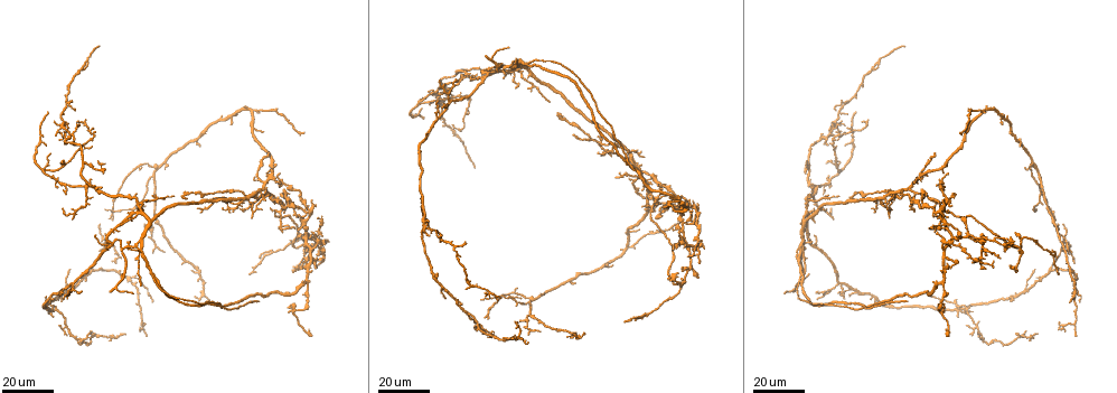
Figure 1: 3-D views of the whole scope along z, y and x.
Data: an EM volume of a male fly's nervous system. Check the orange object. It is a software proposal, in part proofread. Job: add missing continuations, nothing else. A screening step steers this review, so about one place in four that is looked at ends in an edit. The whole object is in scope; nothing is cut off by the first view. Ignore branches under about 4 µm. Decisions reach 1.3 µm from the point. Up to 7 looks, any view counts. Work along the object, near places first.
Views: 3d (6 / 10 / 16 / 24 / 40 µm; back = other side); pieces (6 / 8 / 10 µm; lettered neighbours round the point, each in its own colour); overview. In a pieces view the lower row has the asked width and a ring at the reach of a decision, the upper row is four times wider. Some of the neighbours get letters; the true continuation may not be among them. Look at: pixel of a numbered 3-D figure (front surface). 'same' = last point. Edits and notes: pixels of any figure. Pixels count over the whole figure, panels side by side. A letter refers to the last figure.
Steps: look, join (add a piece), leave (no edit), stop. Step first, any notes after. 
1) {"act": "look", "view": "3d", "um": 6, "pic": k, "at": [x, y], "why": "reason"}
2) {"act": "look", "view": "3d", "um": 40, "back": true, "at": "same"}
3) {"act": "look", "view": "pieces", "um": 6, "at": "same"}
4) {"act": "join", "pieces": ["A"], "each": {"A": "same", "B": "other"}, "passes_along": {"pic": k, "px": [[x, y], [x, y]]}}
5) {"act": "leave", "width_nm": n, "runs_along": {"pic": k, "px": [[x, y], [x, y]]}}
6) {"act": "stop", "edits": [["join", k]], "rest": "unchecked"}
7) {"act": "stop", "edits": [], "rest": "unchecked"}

{"act": "look", "view": "3d", "um": 16, "pic": 1, "at": [110, 290], "why": "branch stops here"}

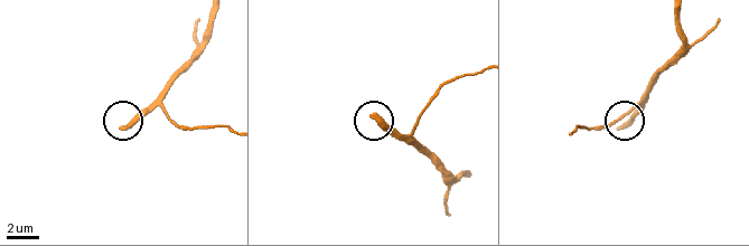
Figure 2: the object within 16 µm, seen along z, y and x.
{"act": "look", "view": "pieces", "um": 8, "pic": 2, "at": [123, 129], "why": "what lies round it"}

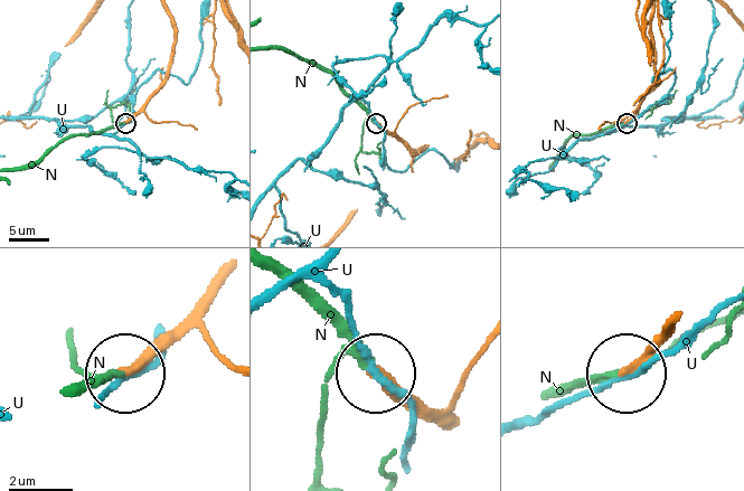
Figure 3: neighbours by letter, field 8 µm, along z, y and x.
{"act": "join", "pieces": ["N"], "each": {"N": "same", "U": "other"}, "passes_along": {"pic": 3, "px": [[395, 139], [331, 75], [285, 50], [270, 49]]}, "found": "it goes on there"}

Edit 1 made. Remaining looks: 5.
{"act": "look", "view": "overview", "why": "redraw"}

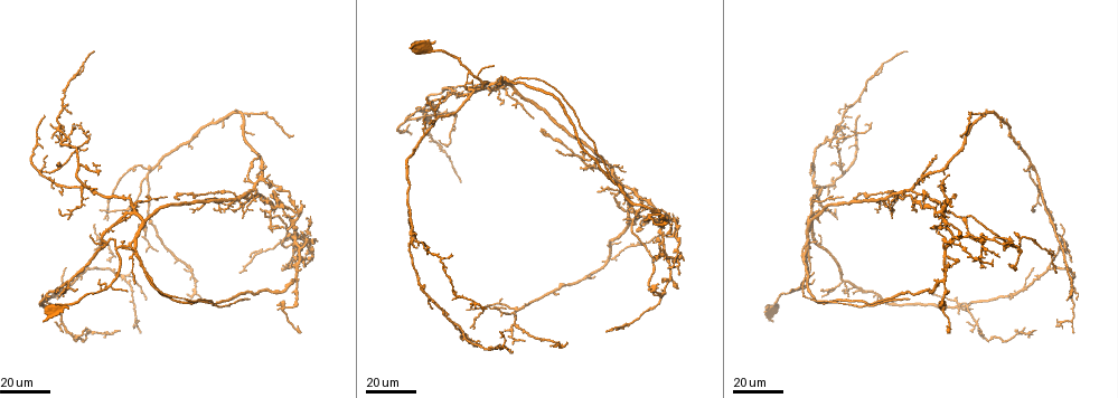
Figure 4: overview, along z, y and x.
{"act": "look", "view": "3d", "um": 24, "pic": 4, "at": [835, 209], "why": "free end"}

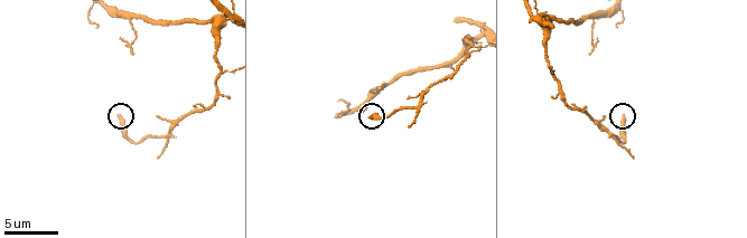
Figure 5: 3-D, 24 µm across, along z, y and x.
{"act": "look", "view": "pieces", "um": 10, "pic": 5, "at": [369, 116], "why": "see the neighbours"}

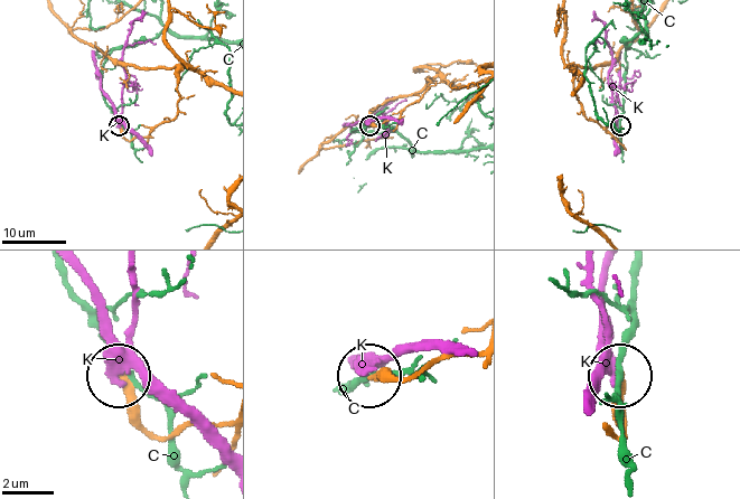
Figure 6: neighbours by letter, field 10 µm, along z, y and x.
{"act": "leave", "each": {"C": "other", "K": "other"}, "runs_along": {"pic": 6, "px": [[221, 421], [196, 421], [157, 435], [140, 421], [121, 377]]}, "found": "no lettered piece goes on from it"}

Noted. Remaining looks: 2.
{"act": "look", "view": "3d", "um": 24, "pic": 1, "at": [856, 111], "why": "an open end"}

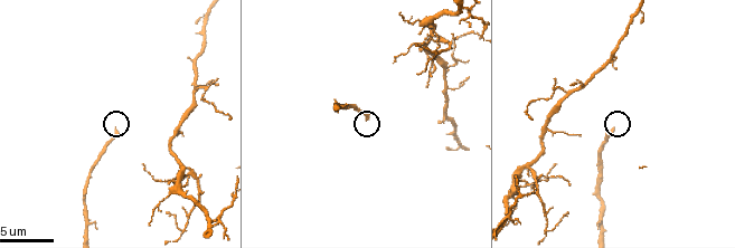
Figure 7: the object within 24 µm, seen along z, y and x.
{"act": "look", "view": "pieces", "um": 6, "pic": 7, "at": [365, 120], "why": "what lies round it"}

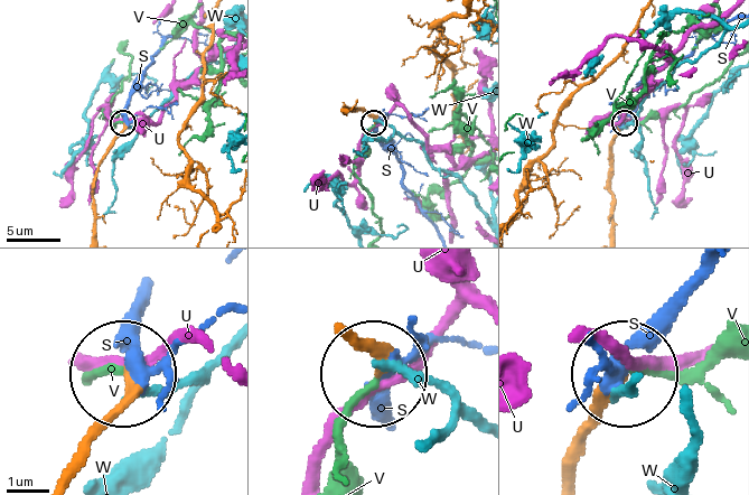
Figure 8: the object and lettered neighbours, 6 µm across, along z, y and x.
{"act": "join", "pieces": ["S"], "each": {"S": "same", "U": "other", "V": "other", "W": "other"}, "found": "the neuron continues"}

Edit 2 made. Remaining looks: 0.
{"act": "stop", "edits": [["join", 3], ["join", 8]], "rest": "unchecked"}

